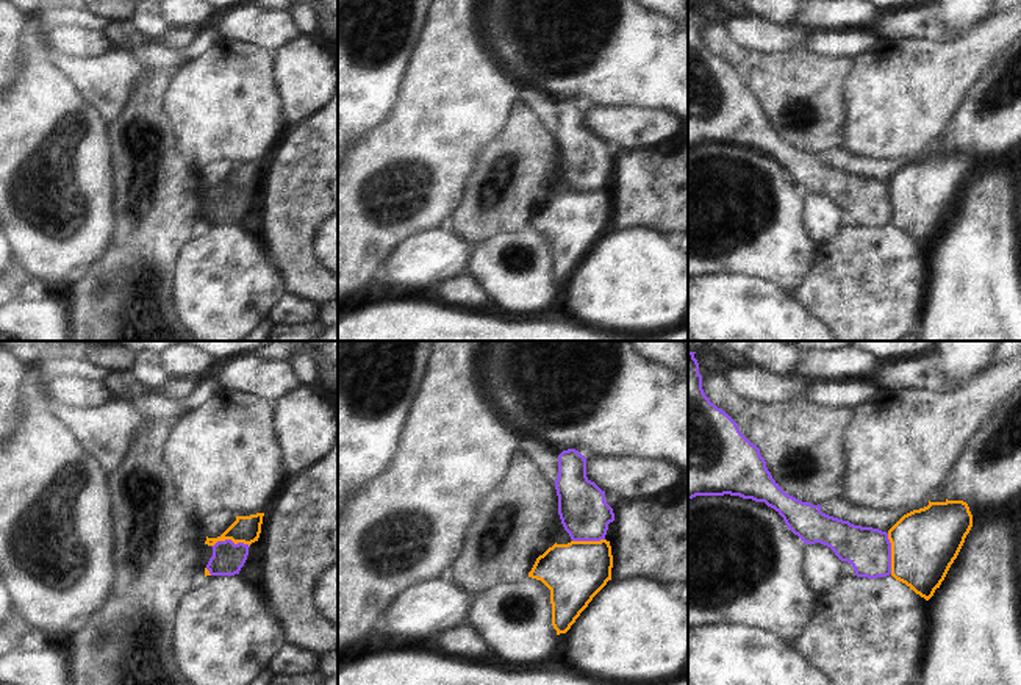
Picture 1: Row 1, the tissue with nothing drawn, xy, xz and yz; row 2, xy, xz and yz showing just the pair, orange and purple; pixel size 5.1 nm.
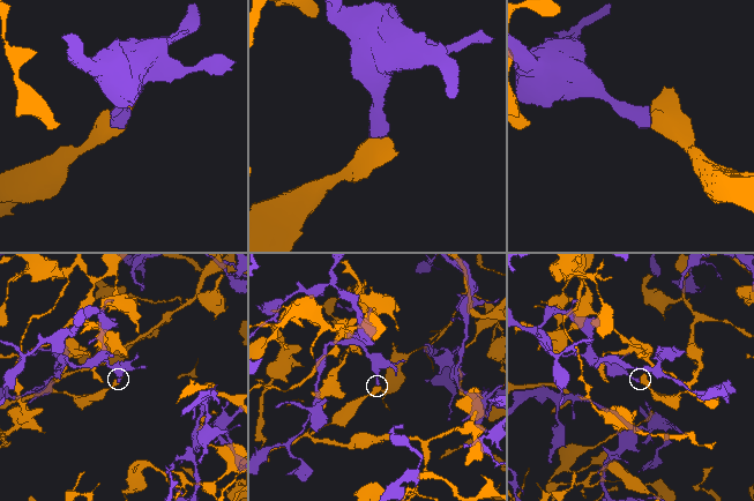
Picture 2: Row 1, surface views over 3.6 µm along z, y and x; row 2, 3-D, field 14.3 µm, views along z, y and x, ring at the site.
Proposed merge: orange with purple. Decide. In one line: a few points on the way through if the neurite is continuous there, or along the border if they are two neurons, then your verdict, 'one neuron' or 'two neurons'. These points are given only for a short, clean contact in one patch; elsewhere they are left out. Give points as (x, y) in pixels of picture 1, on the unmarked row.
two neurons

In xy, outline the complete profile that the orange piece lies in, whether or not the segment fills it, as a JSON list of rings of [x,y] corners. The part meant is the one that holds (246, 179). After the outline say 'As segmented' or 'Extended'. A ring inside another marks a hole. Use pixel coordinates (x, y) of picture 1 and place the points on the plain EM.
[[[256,163],[250,166],[236,166],[236,170],[217,188],[208,188],[205,194],[214,195],[217,191],[231,189],[235,194],[244,192],[252,194],[258,191],[261,183],[264,163]]]. As segmented

